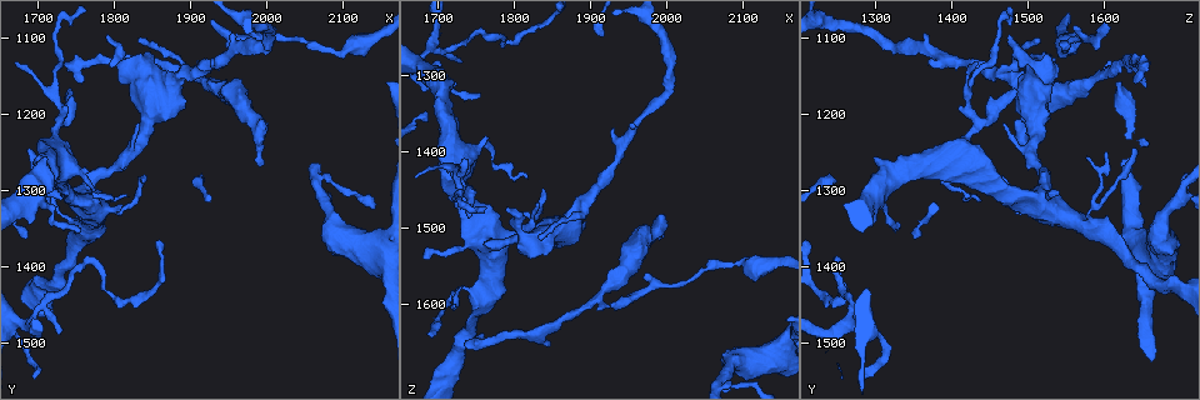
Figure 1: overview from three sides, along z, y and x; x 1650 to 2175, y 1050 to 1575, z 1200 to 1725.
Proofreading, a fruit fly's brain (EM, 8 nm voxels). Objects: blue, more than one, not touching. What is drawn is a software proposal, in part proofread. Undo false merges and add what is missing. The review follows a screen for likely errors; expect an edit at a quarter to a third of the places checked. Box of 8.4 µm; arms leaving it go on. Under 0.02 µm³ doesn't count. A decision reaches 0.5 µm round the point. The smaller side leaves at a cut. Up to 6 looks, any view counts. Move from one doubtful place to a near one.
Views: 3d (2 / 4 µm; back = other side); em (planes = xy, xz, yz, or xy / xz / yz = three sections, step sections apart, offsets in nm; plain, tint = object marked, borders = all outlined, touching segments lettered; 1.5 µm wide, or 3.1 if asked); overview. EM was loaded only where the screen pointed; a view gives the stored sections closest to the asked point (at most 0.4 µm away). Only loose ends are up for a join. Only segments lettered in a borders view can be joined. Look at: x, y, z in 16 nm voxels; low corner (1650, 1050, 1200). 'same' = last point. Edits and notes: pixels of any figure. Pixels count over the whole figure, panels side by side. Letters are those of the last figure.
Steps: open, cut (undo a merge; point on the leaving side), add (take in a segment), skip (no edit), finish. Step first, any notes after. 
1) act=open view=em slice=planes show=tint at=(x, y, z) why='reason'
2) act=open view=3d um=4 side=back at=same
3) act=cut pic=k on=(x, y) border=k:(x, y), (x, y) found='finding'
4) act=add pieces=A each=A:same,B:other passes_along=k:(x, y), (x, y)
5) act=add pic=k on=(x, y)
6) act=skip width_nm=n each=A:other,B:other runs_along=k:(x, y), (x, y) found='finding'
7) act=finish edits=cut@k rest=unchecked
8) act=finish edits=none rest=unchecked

act=open view=3d um=2 at=(1730, 1485, 1280) why='an open end'

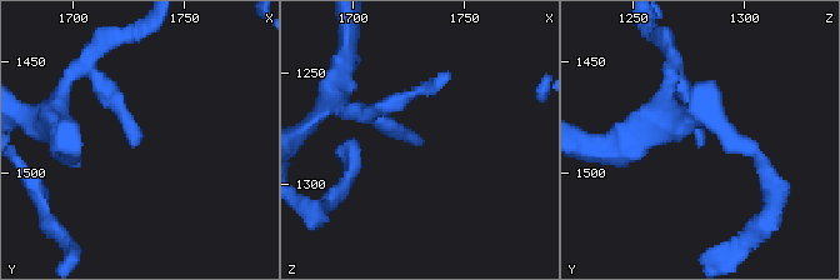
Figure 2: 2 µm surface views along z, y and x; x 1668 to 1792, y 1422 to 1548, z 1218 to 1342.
act=open view=em slice=xy step=8 show=tint at=(1729, 1486, 1283) why='need the tissue'

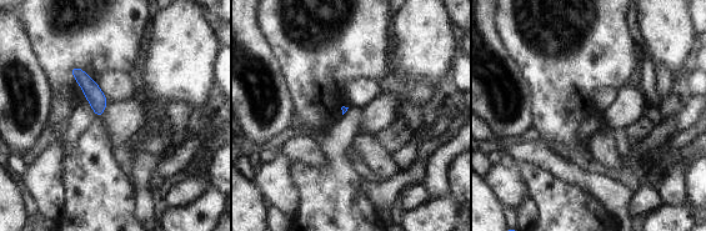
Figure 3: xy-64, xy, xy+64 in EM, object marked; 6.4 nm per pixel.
act=open view=em slice=planes show=borders at=same

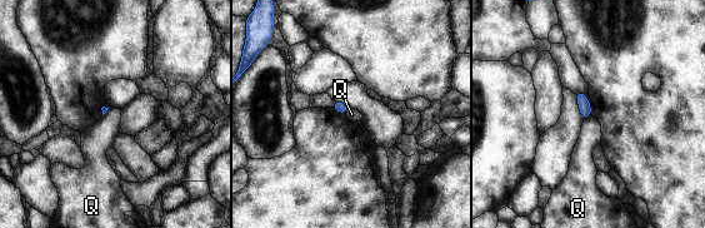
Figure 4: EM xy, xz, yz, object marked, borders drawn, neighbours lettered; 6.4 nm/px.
act=skip each=Q:other border=4:(590, 114), (584, 119) found='none of them fits'

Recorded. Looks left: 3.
act=open view=em slice=planes show=borders at=(1710, 1255, 1300) why='free end'

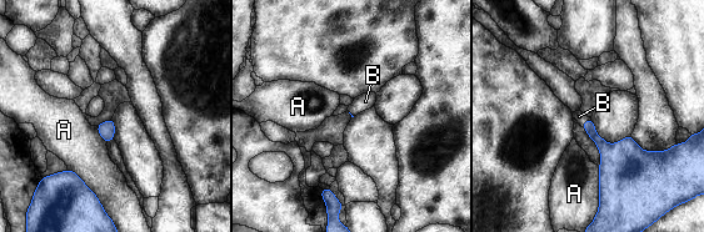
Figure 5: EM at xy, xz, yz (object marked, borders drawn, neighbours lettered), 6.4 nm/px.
act=add pieces=B each=A:other,B:same passes_along=5:(608, 152), (585, 121), (579, 116) found='the neuron continues'

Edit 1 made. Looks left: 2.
act=finish edits=add@5 rest=unchecked

